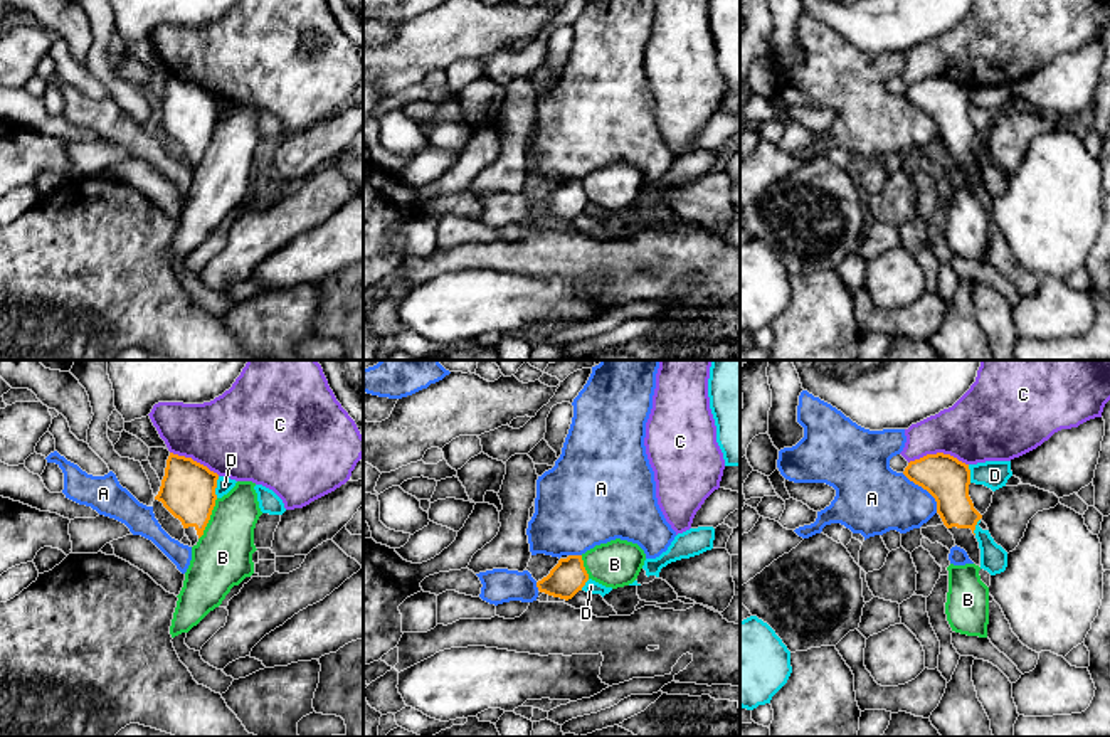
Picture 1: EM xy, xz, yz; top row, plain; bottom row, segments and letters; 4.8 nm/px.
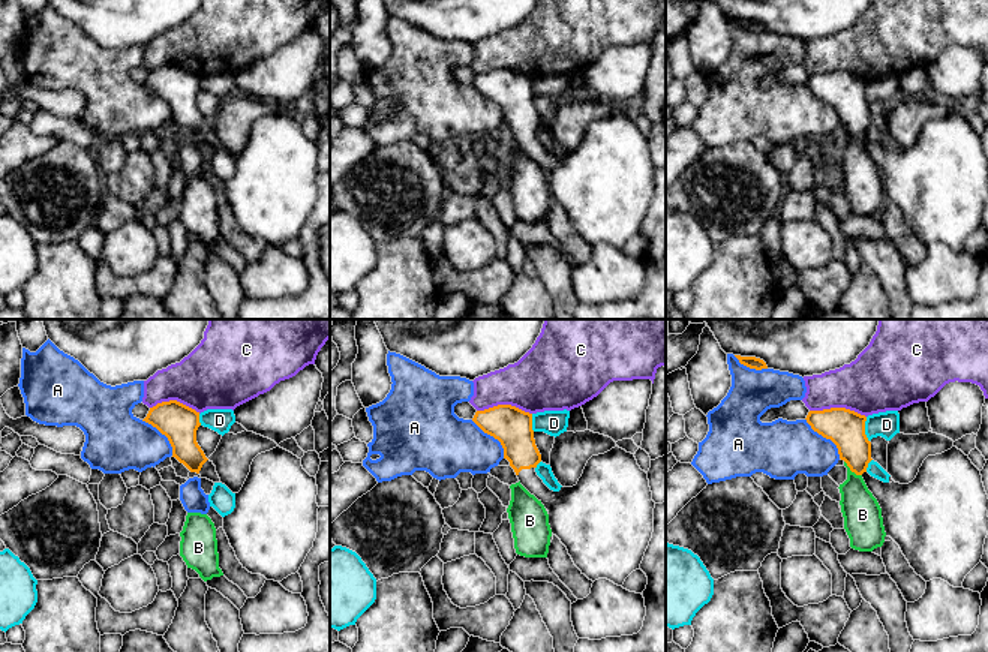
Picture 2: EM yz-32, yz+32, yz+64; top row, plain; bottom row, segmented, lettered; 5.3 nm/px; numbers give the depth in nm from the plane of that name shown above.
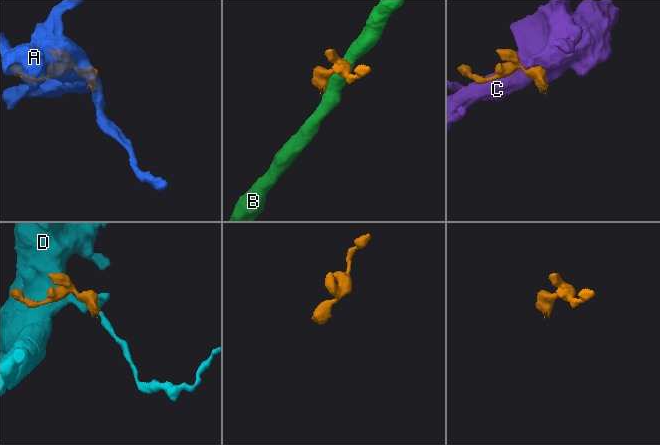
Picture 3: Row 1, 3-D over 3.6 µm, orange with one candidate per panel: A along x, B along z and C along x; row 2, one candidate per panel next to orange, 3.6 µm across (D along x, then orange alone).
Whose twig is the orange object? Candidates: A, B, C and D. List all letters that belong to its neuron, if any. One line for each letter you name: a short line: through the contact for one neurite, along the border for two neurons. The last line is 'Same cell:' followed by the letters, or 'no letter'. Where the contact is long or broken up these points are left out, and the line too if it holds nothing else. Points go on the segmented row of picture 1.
Same cell: no letter

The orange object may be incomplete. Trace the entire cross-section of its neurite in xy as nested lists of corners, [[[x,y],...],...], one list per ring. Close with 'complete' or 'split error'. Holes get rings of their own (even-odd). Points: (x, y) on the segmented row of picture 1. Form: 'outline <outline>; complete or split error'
outline [[[170,453],[155,500],[182,522],[185,535],[197,545],[215,506],[219,475],[192,458]]]; split error

